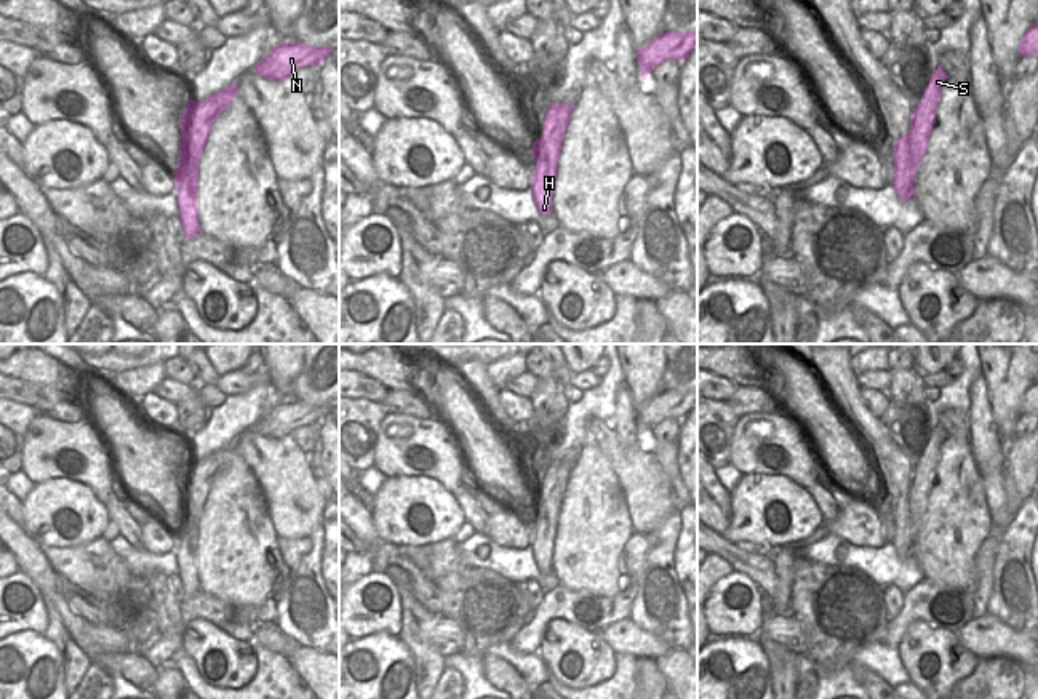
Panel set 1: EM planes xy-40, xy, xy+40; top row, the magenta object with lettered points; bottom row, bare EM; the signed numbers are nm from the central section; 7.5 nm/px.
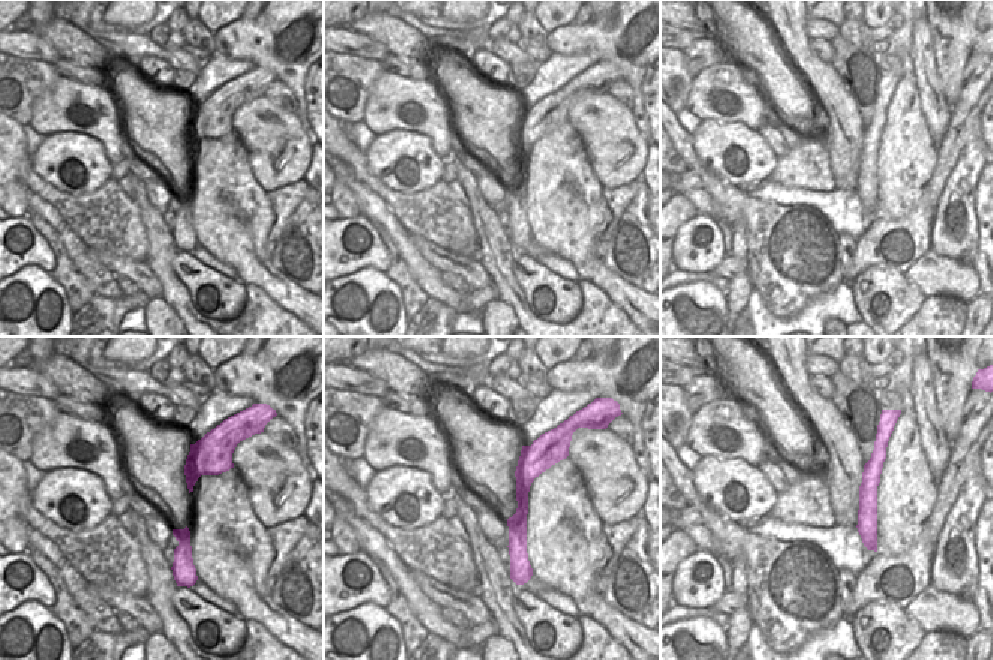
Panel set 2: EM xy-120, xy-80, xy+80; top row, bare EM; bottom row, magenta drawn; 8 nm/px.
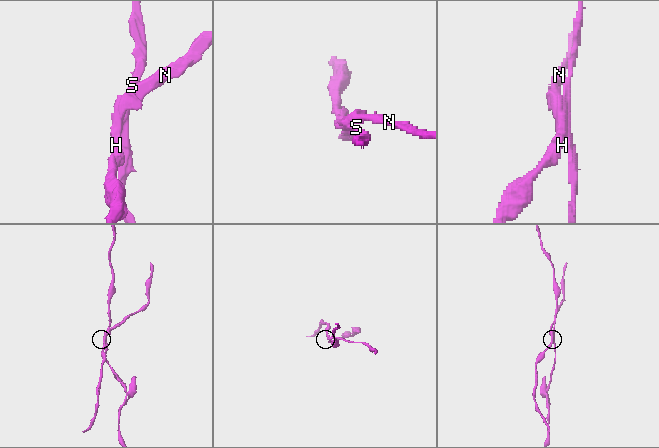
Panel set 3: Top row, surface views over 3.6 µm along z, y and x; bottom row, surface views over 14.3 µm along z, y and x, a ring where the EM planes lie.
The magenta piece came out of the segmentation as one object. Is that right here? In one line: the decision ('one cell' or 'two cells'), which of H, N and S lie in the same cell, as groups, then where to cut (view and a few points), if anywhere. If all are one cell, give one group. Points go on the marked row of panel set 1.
two cells; groups H N / S; cut xy+40 (909, 133), (909, 152), (915, 175)

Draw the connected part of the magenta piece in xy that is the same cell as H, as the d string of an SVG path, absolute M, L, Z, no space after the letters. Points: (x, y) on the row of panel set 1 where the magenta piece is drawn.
M550 102L542 120L542 136L533 141L529 154L536 158L531 189L541 216L552 214L552 194L555 190L558 155L563 136L557 130L557 109L560 102Z

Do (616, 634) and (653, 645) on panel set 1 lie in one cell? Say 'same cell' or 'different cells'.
same cell

